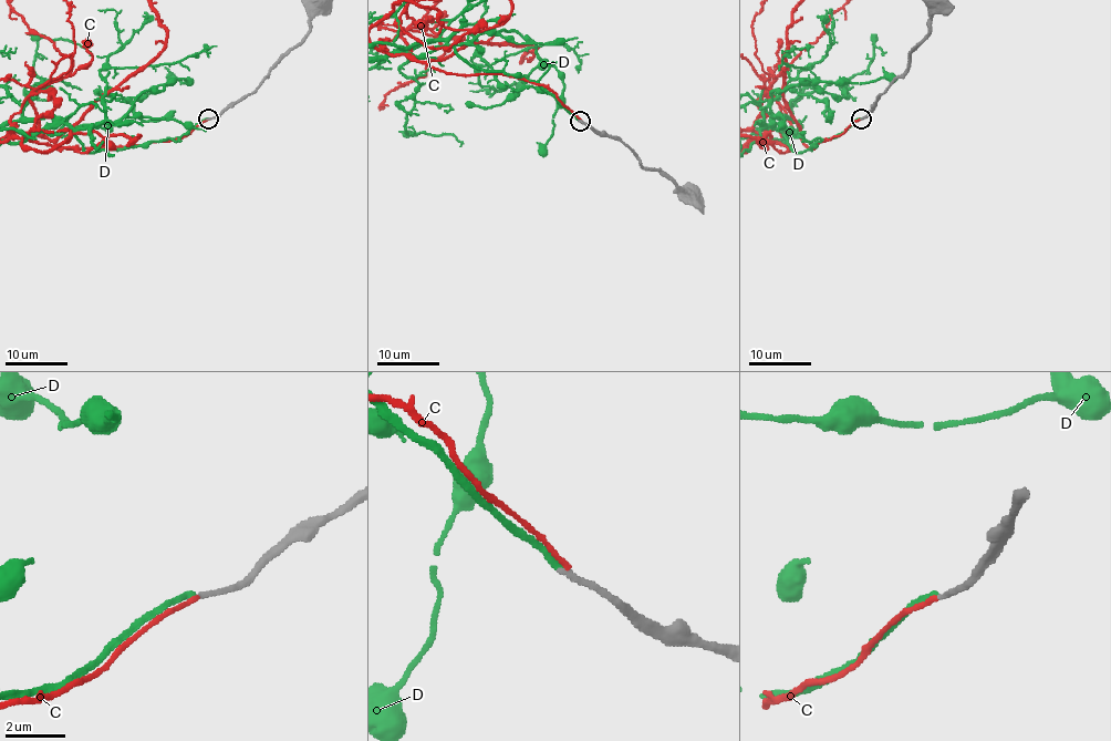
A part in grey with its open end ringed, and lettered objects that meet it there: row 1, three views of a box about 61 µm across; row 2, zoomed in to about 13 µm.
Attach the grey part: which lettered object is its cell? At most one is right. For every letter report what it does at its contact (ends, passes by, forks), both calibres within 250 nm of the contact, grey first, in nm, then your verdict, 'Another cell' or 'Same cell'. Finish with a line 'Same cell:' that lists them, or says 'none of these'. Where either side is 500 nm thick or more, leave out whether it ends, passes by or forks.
C: It ends there. Thickness 180 nm (grey) against 140 nm. Same cell
D: It ends there. Thickness 170 nm (grey) against 240 nm. Another cell
Same cell: C

